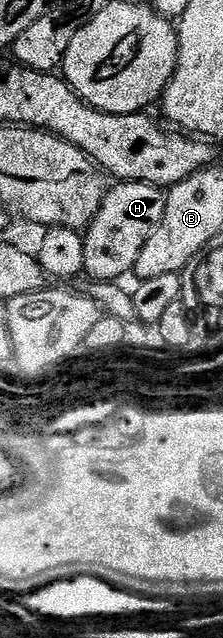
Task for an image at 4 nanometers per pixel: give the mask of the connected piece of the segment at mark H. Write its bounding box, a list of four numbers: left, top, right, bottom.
[83,181,166,281]

